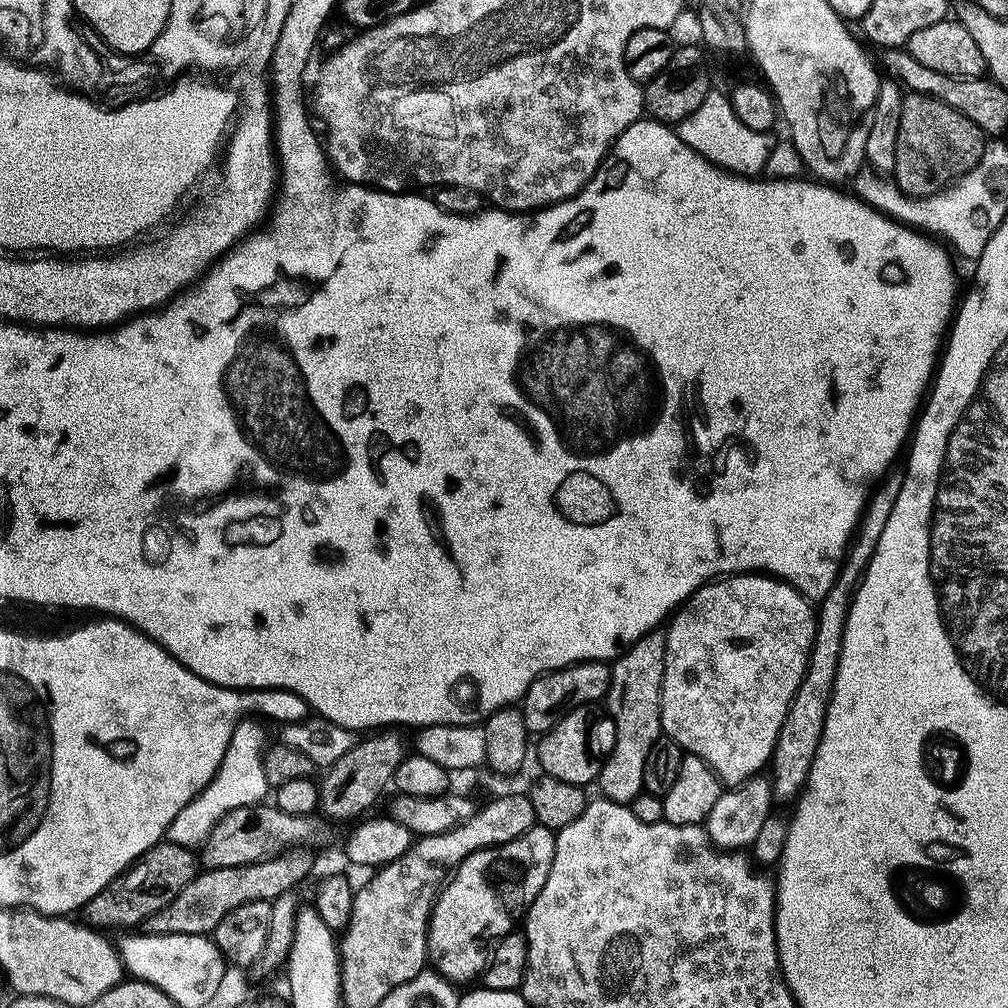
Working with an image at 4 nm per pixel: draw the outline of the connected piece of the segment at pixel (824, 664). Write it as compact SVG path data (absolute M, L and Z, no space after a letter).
M899 479L891 480L881 483L873 491L868 501L868 507L864 509L854 543L843 561L839 581L830 590L828 597L819 605L816 640L813 642L809 654L808 668L805 670L804 680L792 700L790 710L786 714L784 725L778 734L776 749L772 755L770 779L772 781L772 794L777 805L788 803L791 805L793 802L799 801L804 789L808 787L812 767L818 758L818 750L822 746L822 734L826 730L826 714L836 689L836 675L840 669L844 635L848 625L848 615L852 609L854 590L859 589L864 579L864 573L868 571L868 563L872 561L878 542L886 530L886 522L890 522L890 514L894 514L894 506L898 502L901 481Z

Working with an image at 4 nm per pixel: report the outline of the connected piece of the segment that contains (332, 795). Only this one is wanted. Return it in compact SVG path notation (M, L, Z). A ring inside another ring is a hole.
M384 730L372 734L369 740L361 739L346 754L346 758L338 758L333 768L323 773L324 782L319 785L320 805L332 820L354 820L363 817L383 796L388 787L393 787L397 770L403 766L406 759L404 740L395 736L395 731Z

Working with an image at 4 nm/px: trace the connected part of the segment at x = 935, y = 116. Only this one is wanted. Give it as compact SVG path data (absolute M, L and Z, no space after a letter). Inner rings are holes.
M909 93L903 102L901 132L898 136L894 180L911 199L928 199L945 191L953 182L959 181L980 165L988 149L988 136L982 129L959 114L953 107L928 95Z

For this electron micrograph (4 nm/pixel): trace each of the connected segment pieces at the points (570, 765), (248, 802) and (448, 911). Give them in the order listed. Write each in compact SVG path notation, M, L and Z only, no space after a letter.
M600 706L579 708L568 715L553 732L543 733L540 744L540 764L543 775L558 778L584 788L599 781L604 763L610 758L616 741L616 727L611 716Z
M241 723L236 729L226 758L208 789L194 802L190 802L190 806L186 806L170 826L167 839L171 843L183 848L199 849L207 845L209 834L231 813L243 808L254 808L267 801L264 799L270 793L270 785L266 776L266 749L270 741L262 729L248 723Z
M537 826L506 846L475 852L455 869L454 875L436 899L432 911L432 924L428 928L428 959L431 967L445 980L463 986L471 980L479 981L483 977L490 963L490 948L484 945L484 940L499 941L521 927L522 921L528 915L528 909L532 907L538 894L542 894L546 878L550 878L550 870L556 857L556 837L557 833Z

